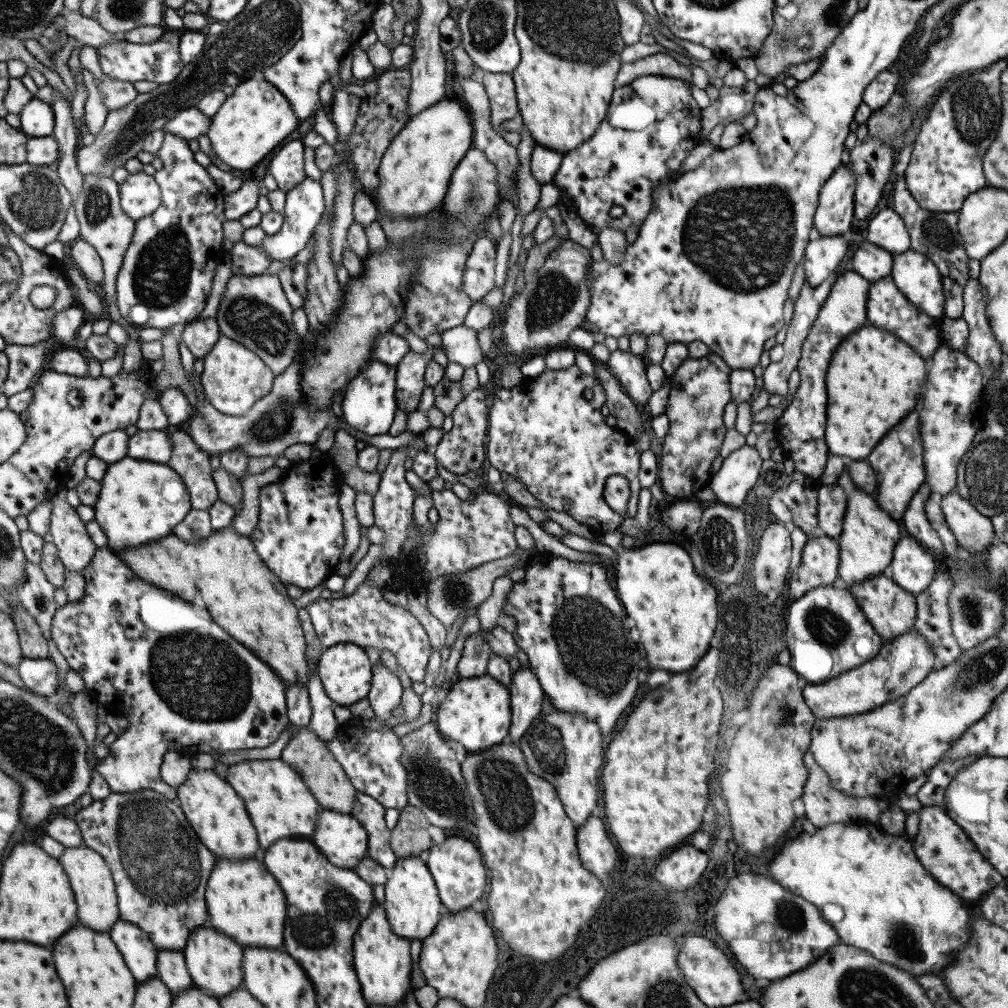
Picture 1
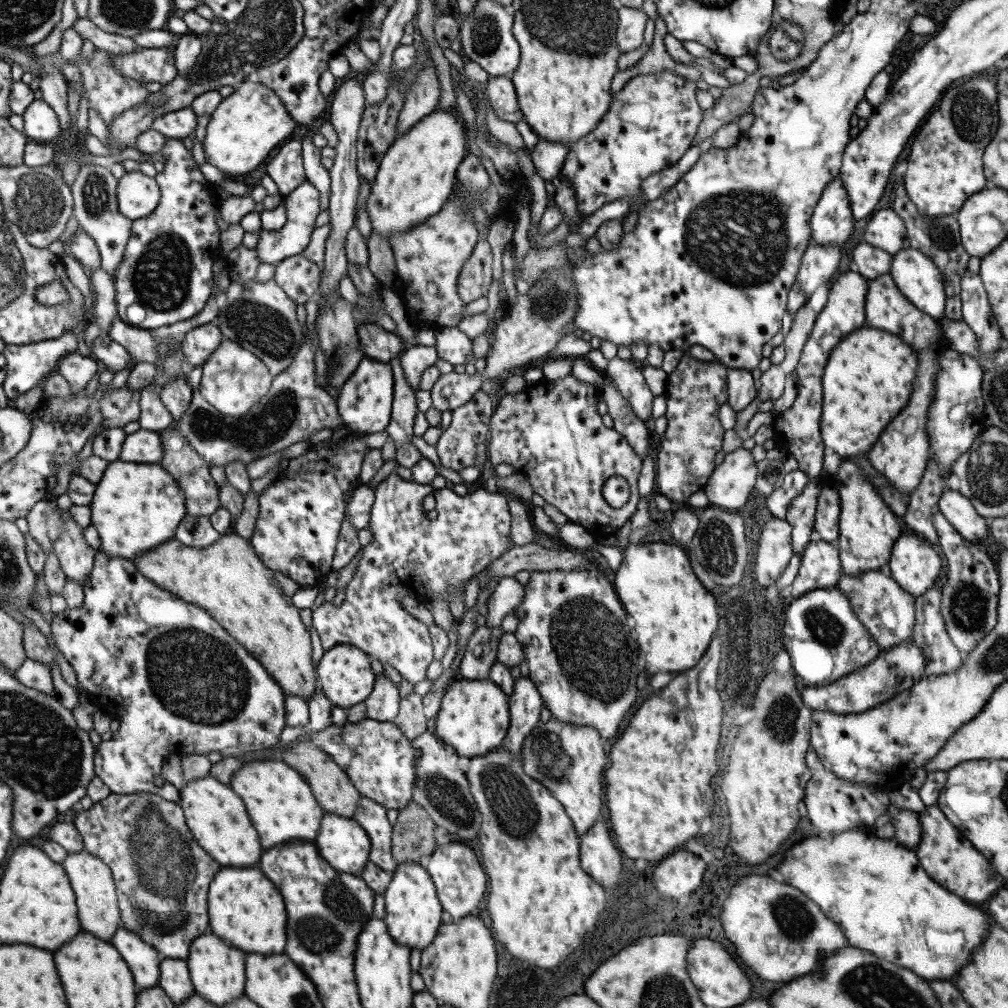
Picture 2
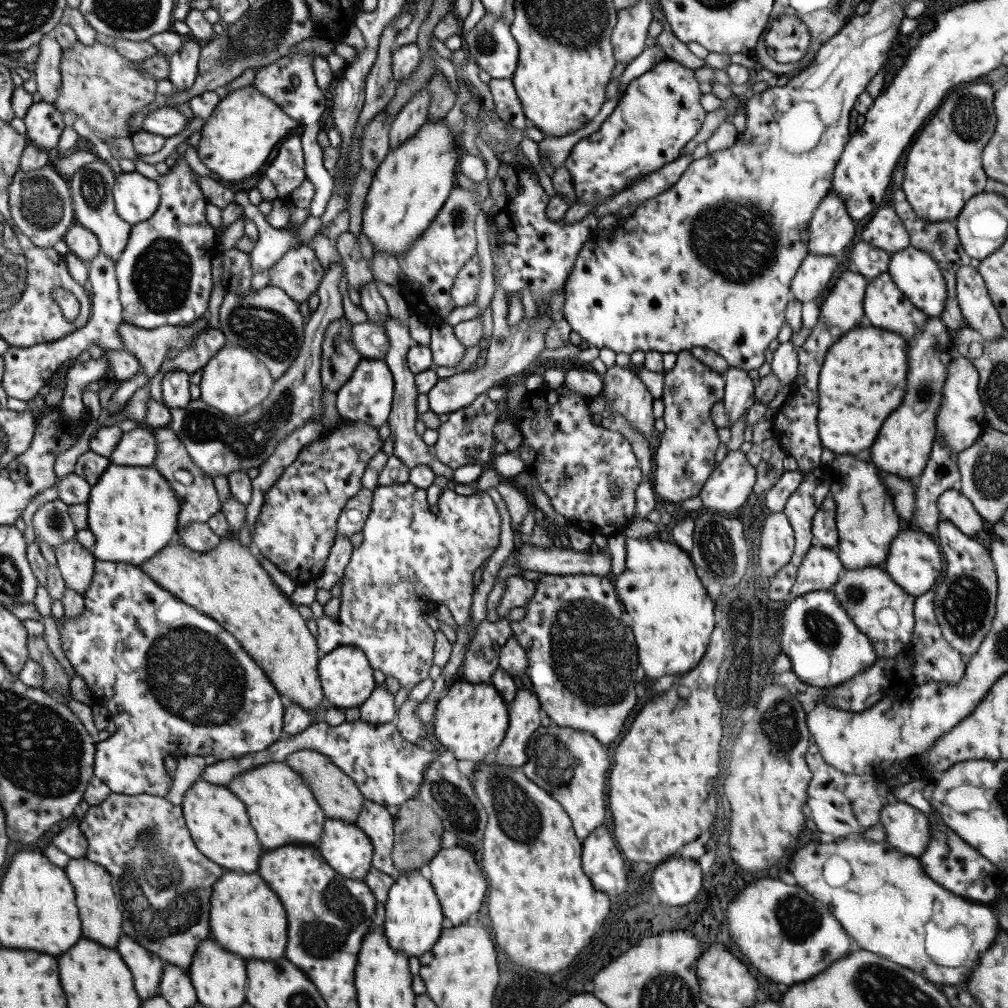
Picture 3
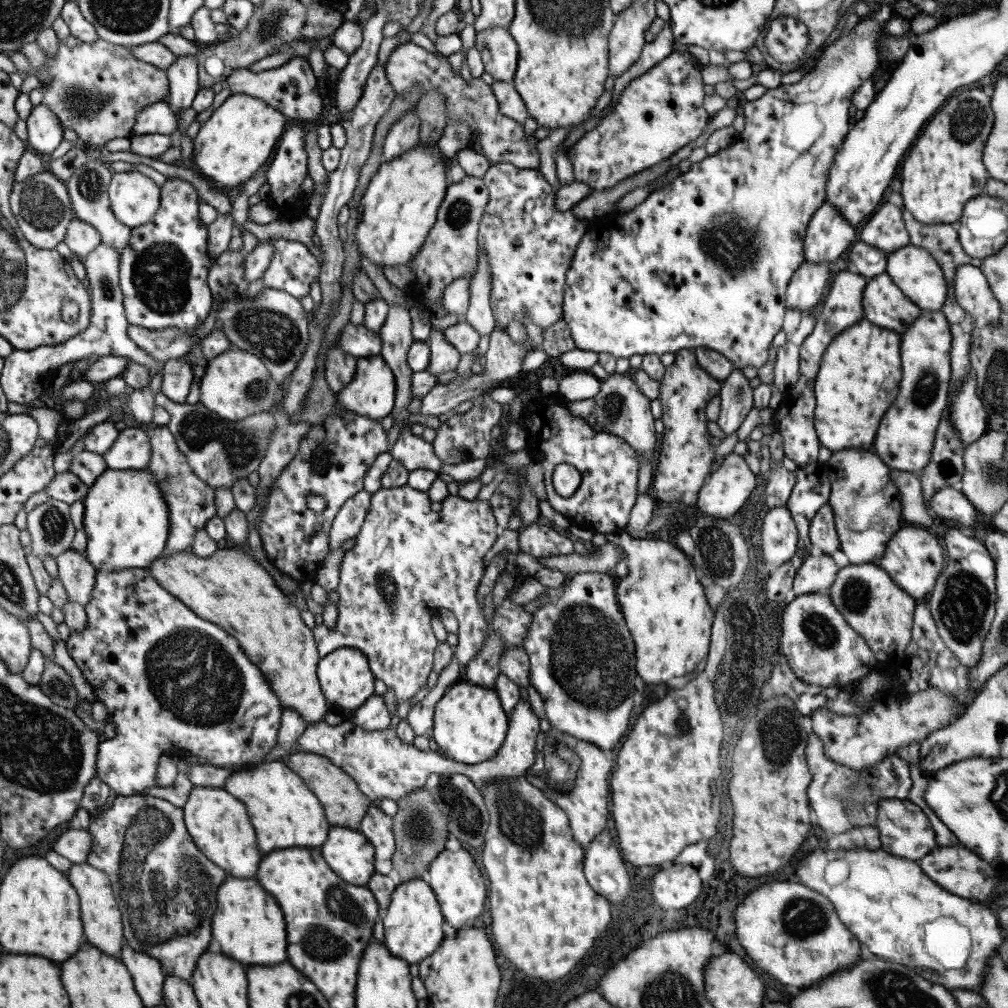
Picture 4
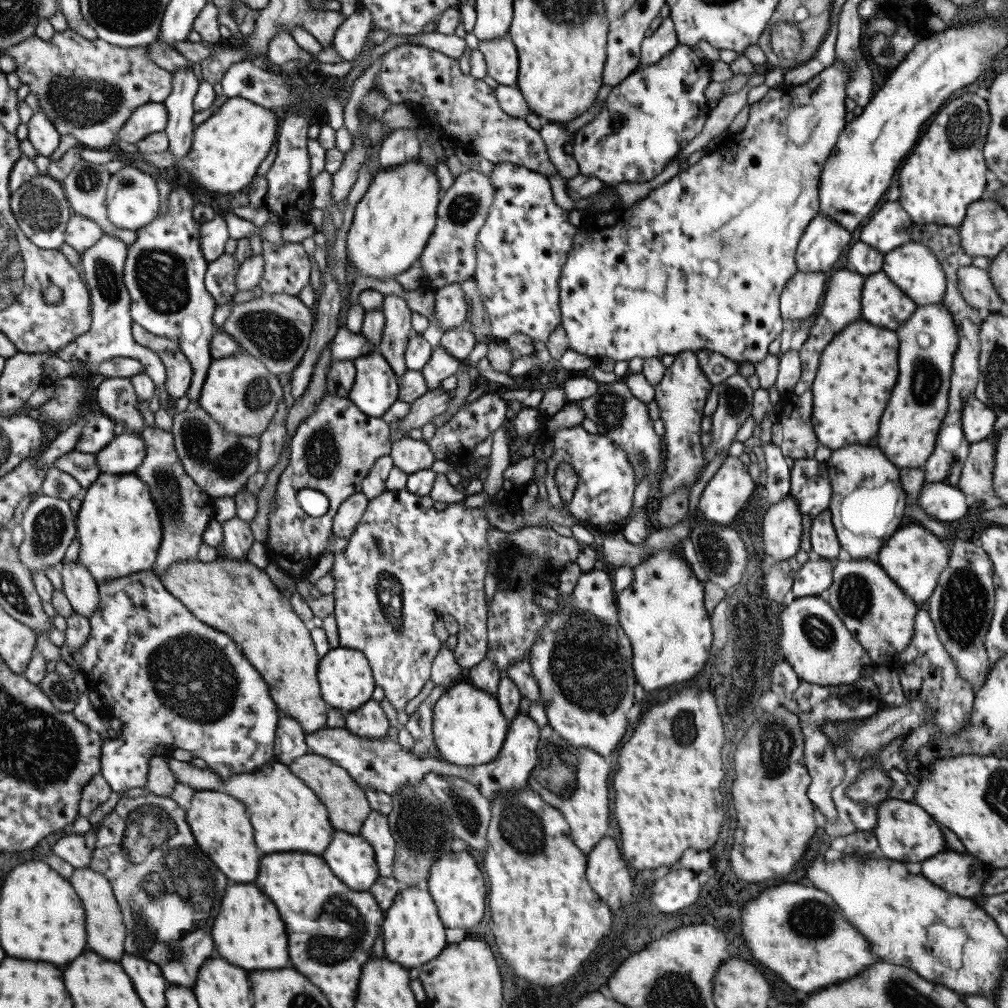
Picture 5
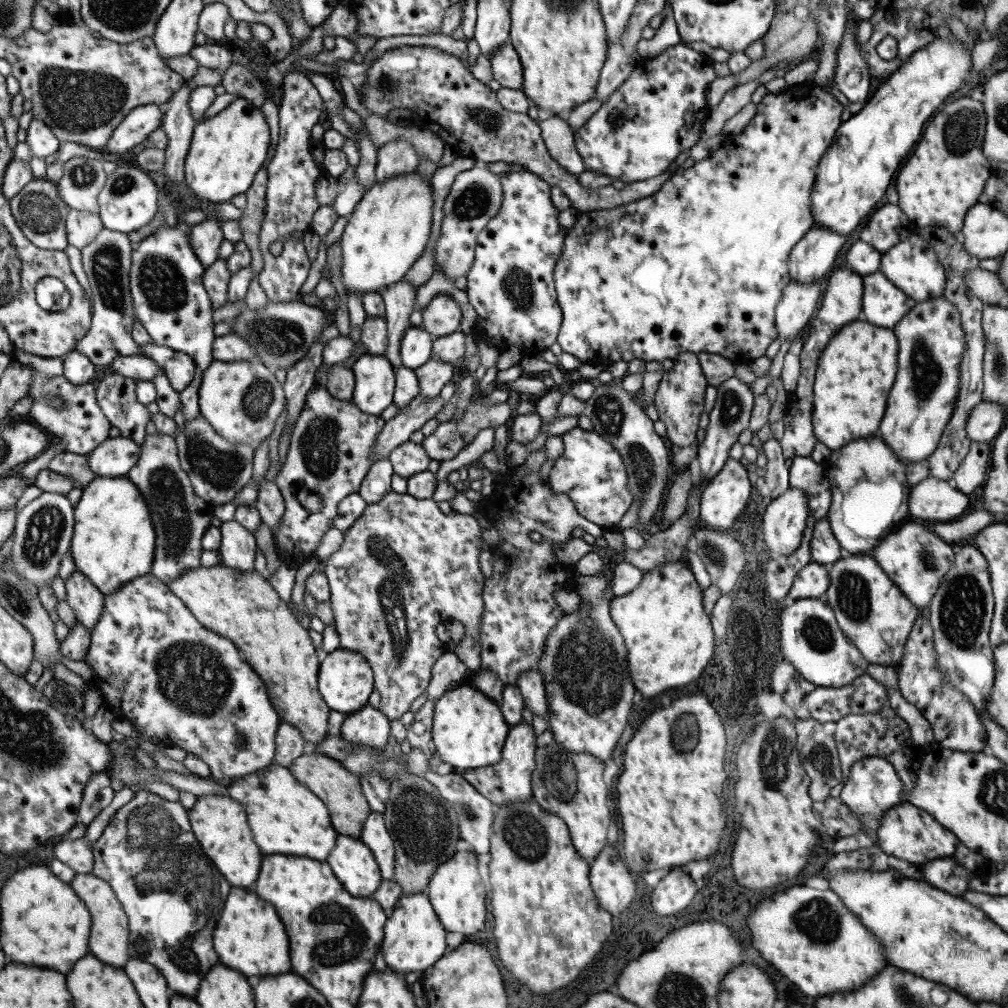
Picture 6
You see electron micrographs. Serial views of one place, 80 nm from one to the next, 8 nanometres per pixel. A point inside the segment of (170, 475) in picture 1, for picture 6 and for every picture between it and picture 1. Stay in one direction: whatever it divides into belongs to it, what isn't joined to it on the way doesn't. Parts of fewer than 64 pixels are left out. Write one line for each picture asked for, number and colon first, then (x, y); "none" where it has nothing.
2: (135, 506)
3: (132, 512)
4: (125, 515)
5: (118, 524)
6: (113, 540)

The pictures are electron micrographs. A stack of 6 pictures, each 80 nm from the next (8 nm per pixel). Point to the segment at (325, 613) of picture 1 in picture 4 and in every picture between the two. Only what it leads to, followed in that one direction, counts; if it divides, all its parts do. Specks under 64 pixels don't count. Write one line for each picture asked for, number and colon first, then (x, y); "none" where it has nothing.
2: (410, 554)
3: (409, 559)
4: (407, 562)

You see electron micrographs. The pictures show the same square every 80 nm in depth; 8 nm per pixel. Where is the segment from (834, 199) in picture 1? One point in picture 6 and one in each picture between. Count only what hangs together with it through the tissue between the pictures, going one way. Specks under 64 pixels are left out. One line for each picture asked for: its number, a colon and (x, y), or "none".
2: (831, 221)
3: (830, 229)
4: (827, 235)
5: (822, 241)
6: (813, 255)

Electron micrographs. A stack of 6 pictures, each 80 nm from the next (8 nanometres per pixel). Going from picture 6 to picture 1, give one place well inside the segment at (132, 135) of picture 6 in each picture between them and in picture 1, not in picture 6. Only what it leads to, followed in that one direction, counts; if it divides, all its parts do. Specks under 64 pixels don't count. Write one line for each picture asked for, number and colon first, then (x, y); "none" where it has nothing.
1: (189, 124)
2: (174, 125)
3: (168, 121)
4: (157, 118)
5: (149, 118)

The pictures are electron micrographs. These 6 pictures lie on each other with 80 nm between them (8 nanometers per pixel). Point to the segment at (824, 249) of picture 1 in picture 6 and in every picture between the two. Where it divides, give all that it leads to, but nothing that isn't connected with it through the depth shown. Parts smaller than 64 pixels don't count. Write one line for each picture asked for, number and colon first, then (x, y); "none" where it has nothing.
2: (818, 263)
3: (814, 271)
4: (806, 285)
5: (800, 295)
6: (797, 302)

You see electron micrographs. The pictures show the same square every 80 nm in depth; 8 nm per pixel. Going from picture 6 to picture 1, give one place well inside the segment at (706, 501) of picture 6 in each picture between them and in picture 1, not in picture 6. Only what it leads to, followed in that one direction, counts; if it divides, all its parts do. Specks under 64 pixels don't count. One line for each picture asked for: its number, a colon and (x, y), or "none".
1: (738, 472)
2: (729, 483)
3: (729, 483)
4: (727, 486)
5: (728, 488)

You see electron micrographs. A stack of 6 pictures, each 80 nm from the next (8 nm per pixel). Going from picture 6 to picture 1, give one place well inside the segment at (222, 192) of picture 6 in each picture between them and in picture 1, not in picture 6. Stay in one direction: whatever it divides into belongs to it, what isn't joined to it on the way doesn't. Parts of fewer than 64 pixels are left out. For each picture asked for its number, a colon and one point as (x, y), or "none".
1: (252, 121)
2: (248, 125)
3: (242, 132)
4: (232, 144)
5: (226, 150)

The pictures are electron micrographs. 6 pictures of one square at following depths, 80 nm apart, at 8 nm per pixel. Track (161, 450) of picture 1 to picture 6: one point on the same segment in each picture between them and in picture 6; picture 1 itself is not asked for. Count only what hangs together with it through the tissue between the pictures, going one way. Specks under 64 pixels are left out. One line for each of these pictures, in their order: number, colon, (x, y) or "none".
2: (142, 446)
3: (137, 447)
4: (130, 450)
5: (123, 453)
6: (114, 457)

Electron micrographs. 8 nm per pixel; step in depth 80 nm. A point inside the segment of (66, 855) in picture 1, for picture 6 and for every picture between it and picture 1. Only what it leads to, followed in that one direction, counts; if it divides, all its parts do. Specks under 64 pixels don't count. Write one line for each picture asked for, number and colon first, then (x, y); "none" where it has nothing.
2: (91, 880)
3: (100, 918)
4: (102, 927)
5: (105, 930)
6: (108, 939)

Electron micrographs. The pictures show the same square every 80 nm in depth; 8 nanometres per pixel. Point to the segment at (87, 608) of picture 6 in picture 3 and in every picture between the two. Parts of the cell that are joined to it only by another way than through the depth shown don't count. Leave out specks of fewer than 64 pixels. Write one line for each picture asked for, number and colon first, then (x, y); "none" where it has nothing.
3: (75, 563)
4: (76, 575)
5: (78, 587)

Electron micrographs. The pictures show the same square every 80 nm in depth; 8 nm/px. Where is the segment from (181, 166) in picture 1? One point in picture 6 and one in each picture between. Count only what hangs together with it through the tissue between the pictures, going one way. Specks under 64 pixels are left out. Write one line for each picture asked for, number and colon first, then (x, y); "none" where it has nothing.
2: (166, 268)
3: (163, 276)
4: (162, 270)
5: (163, 272)
6: (165, 277)

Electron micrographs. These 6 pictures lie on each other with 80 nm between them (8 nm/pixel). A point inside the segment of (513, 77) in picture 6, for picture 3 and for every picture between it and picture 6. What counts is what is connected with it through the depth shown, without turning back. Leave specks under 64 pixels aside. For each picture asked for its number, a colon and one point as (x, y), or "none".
3: (490, 43)
4: (498, 52)
5: (499, 54)

